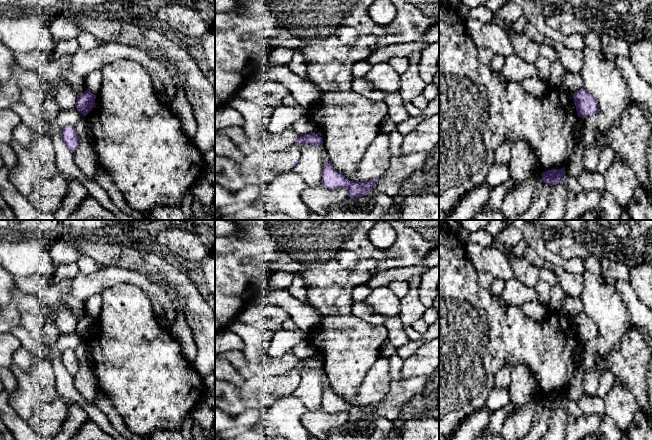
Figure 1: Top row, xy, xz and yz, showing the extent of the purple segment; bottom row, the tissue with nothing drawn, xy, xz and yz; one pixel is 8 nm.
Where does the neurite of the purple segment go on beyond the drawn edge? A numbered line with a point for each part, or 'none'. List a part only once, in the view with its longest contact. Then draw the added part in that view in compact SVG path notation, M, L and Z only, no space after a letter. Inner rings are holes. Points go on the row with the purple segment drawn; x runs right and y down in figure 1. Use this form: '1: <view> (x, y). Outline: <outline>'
1: xz (257, 168). Outline: M294 143L288 150L283 152L248 154L241 162L218 155L215 156L215 182L233 191L240 190L249 184L265 185L276 176L292 171L293 162L299 159L300 145L297 143Z

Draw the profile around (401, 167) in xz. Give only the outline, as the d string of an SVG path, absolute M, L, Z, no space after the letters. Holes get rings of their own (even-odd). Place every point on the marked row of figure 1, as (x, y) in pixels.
M439 150L412 153L407 155L392 156L390 167L385 174L378 179L372 188L373 193L382 193L390 197L398 196L403 181L414 173L428 169L435 161Z

